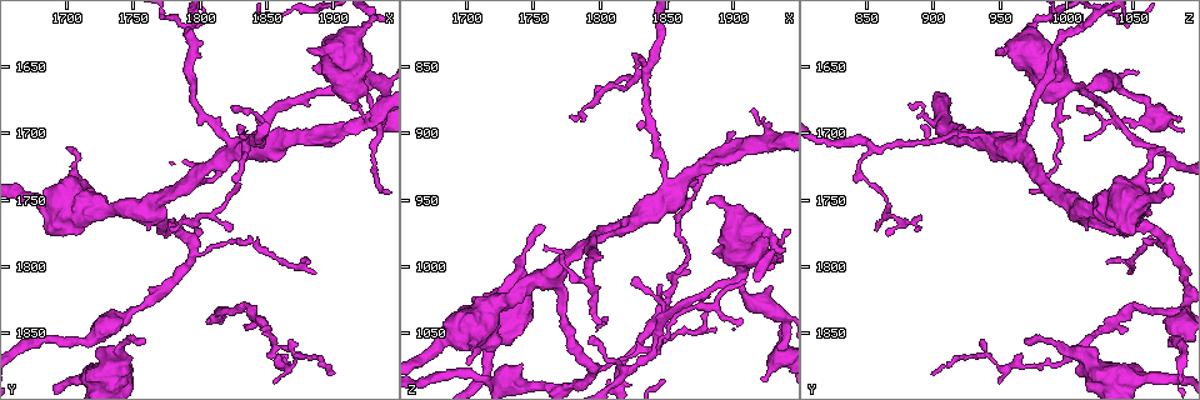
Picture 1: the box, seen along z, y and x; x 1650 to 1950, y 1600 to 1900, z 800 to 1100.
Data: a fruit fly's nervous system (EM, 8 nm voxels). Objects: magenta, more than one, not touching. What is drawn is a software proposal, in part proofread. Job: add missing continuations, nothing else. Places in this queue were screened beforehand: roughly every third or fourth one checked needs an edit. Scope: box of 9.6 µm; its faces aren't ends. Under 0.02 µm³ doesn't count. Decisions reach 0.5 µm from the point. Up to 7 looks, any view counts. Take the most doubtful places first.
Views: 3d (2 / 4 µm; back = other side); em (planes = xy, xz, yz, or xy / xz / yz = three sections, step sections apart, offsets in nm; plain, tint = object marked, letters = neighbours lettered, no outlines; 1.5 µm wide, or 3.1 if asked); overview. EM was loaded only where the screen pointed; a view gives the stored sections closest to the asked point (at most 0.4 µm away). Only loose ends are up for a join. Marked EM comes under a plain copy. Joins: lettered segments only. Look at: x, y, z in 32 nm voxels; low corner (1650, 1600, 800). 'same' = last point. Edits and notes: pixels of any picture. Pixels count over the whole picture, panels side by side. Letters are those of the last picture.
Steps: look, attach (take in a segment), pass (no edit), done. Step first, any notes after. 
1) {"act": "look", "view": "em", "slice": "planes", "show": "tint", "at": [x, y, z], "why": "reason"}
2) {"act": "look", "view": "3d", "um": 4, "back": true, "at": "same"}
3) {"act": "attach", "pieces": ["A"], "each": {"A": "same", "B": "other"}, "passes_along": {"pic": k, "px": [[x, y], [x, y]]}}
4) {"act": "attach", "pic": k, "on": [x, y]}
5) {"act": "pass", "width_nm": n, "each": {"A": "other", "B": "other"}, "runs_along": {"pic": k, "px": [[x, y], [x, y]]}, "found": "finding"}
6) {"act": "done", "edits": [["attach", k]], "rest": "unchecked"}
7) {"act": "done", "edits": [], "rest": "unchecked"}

{"act": "look", "view": "em", "slice": "planes", "show": "letters", "at": [1760, 1854, 970]}

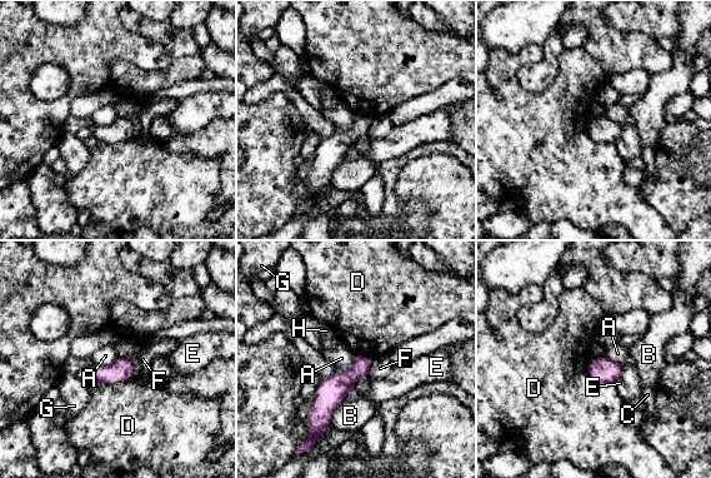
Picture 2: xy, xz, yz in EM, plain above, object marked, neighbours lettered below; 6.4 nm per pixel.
{"act": "pass", "longest_contact_nm": ["D", 220], "each": {"A": "other", "B": "other", "C": "other", "D": "other", "E": "other", "F": "other", "G": "other", "H": "other"}, "border": {"pic": 2, "px": [[131, 359], [134, 377]]}, "found": "no lettered segment goes on from it"}

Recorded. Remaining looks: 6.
{"act": "look", "view": "em", "slice": "planes", "show": "tint", "at": [1880, 1638, 950], "why": "thick end"}

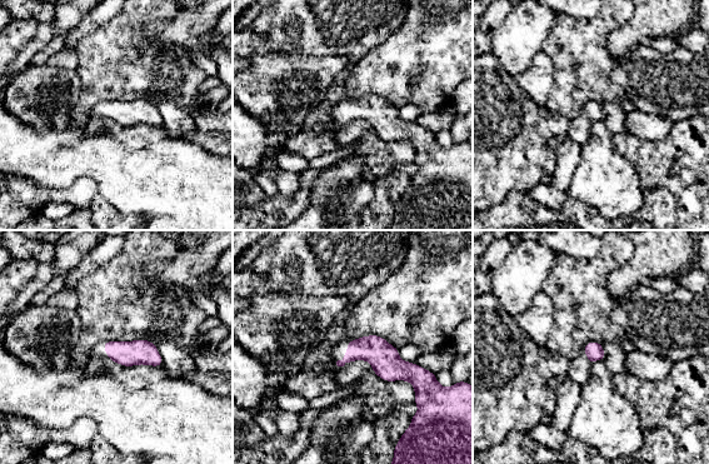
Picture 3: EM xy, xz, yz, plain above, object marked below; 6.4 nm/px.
{"act": "look", "view": "em", "slice": "planes", "show": "letters", "at": "same", "why": "see the neighbours"}

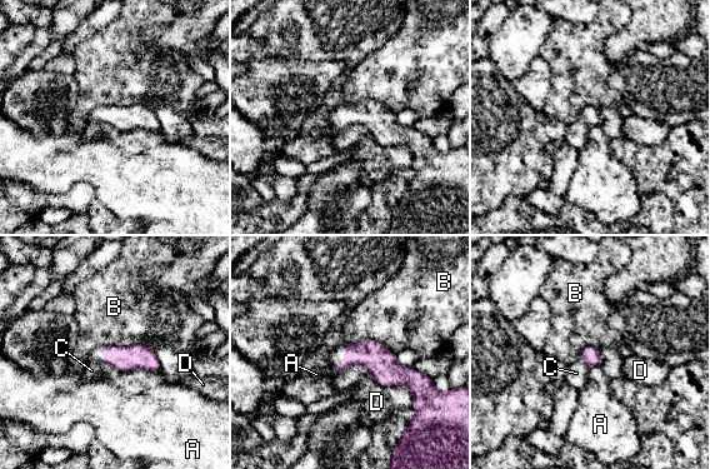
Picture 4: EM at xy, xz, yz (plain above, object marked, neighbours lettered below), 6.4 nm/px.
{"act": "attach", "pieces": ["C"], "longest_contact_nm": ["A", 360], "each": {"A": "other", "B": "other", "C": "same", "D": "other"}, "passes_along": {"pic": 4, "px": [[591, 357], [585, 364], [576, 373]]}, "found": "it goes on there"}

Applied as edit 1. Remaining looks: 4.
{"act": "look", "view": "em", "slice": "xz", "step": 4, "show": "tint", "at": [1918, 1678, 880], "why": "branch stops here"}

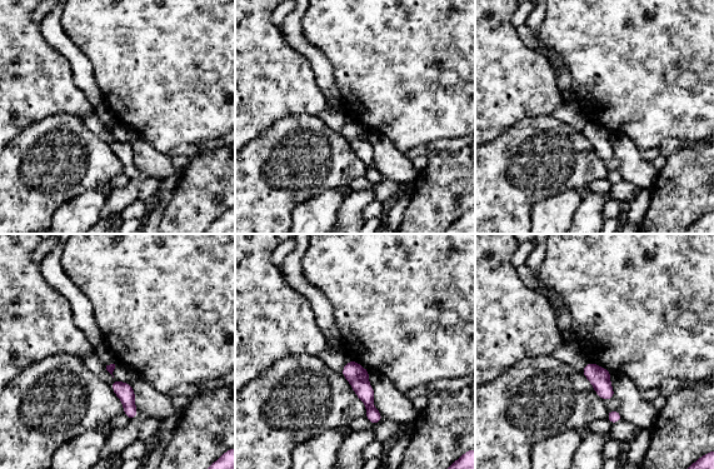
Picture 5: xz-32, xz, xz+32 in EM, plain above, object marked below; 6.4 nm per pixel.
{"act": "look", "view": "em", "slice": "xz", "step": 4, "show": "letters", "at": "same"}

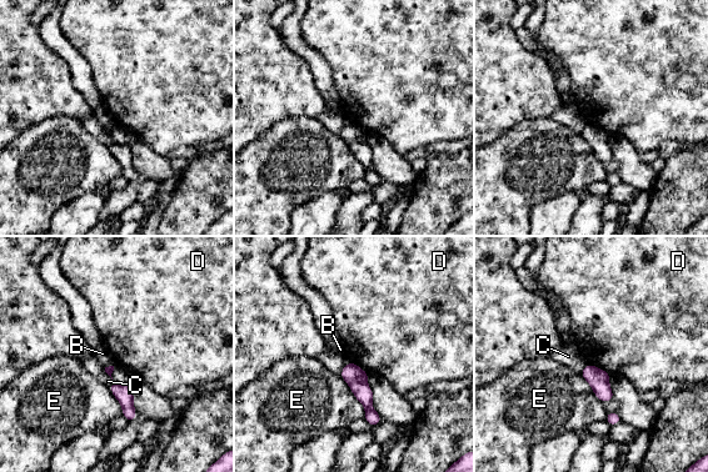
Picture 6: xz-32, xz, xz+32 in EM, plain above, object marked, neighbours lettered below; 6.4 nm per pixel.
{"act": "pass", "longest_contact_nm": ["E", 320], "each": {"B": "other", "C": "other", "D": "other", "E": "other"}, "border": {"pic": 6, "px": [[587, 362], [606, 370], [611, 375]]}, "found": "none of them fits"}

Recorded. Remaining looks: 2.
{"act": "done", "edits": [["attach", 4]], "rest": "unchecked"}

